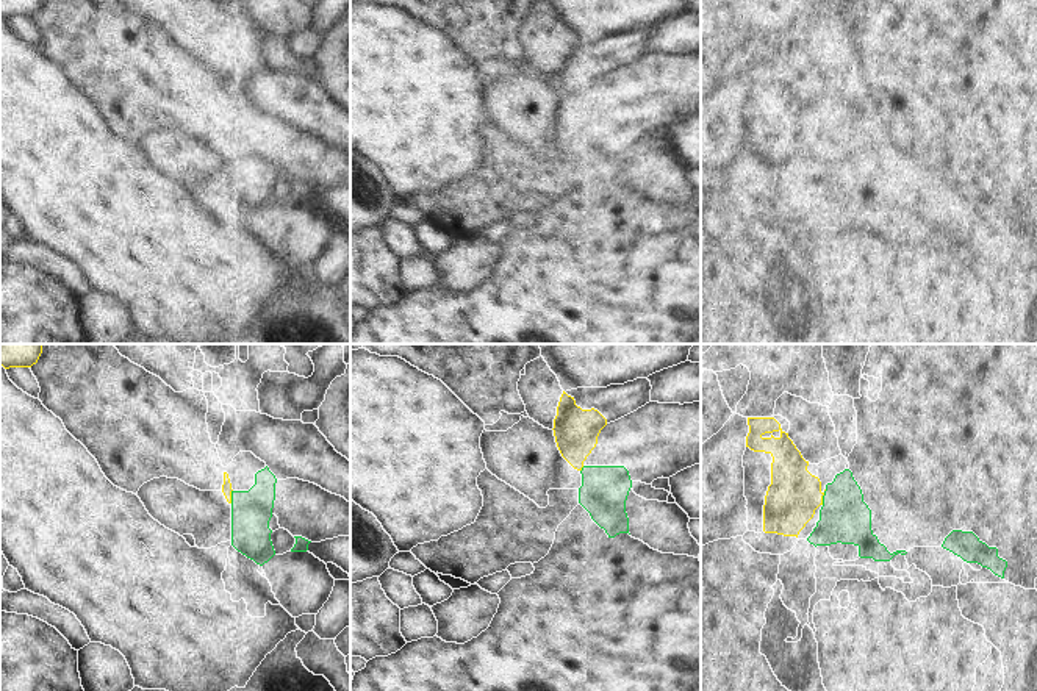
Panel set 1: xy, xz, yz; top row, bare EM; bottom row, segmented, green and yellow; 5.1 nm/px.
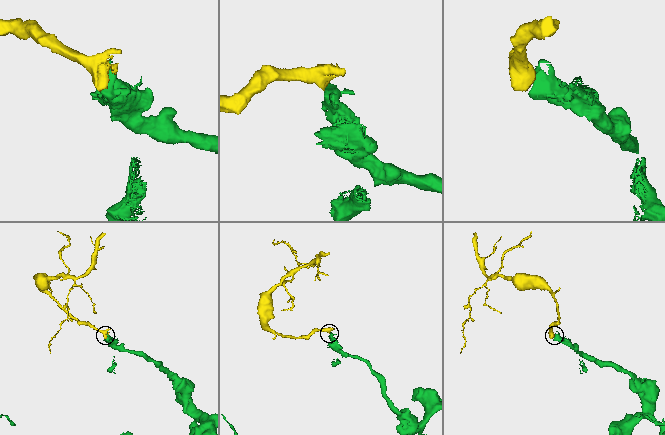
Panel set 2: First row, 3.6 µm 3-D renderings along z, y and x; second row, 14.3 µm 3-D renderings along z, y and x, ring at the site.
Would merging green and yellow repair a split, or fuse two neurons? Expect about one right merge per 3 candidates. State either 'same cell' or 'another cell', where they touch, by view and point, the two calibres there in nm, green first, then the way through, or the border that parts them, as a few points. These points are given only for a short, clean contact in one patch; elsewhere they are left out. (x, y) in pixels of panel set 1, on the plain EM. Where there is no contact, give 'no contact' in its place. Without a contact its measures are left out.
another cell | yz (823, 147) | 260/260 nm | along yz (826, 139), (821, 153)

